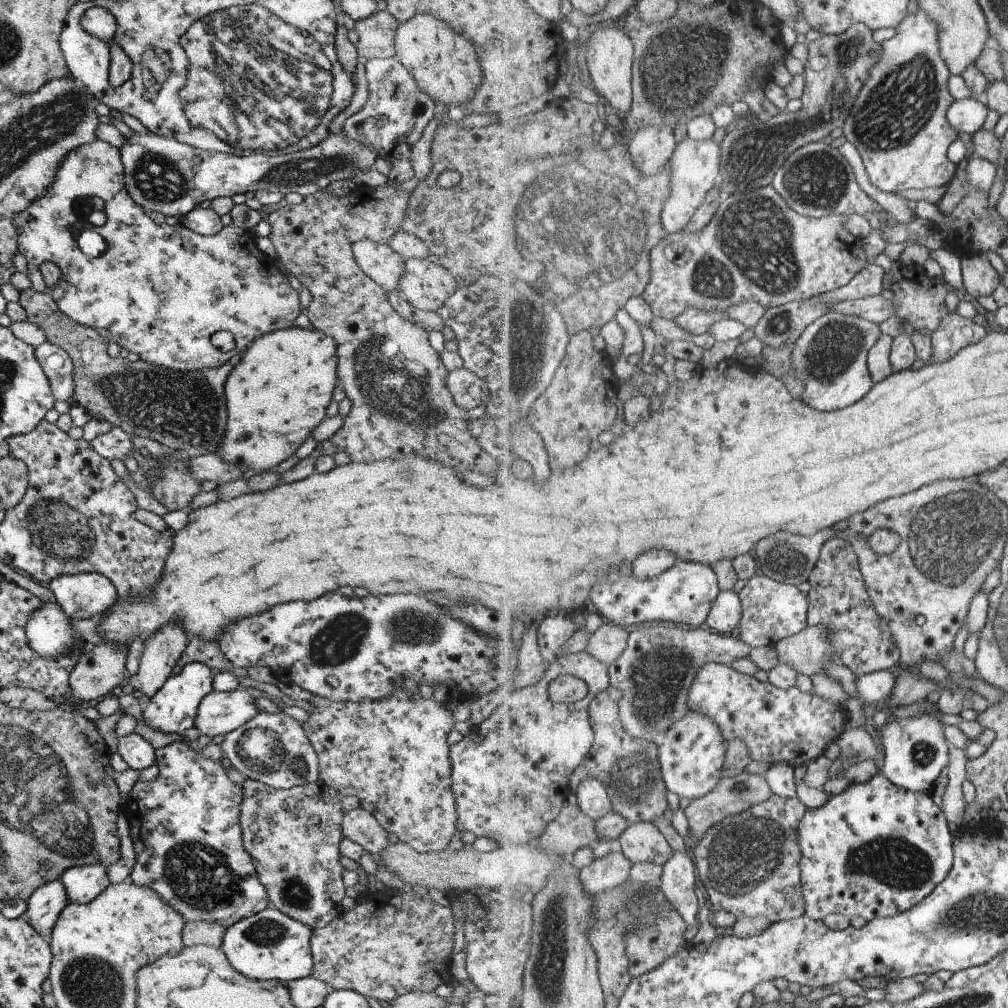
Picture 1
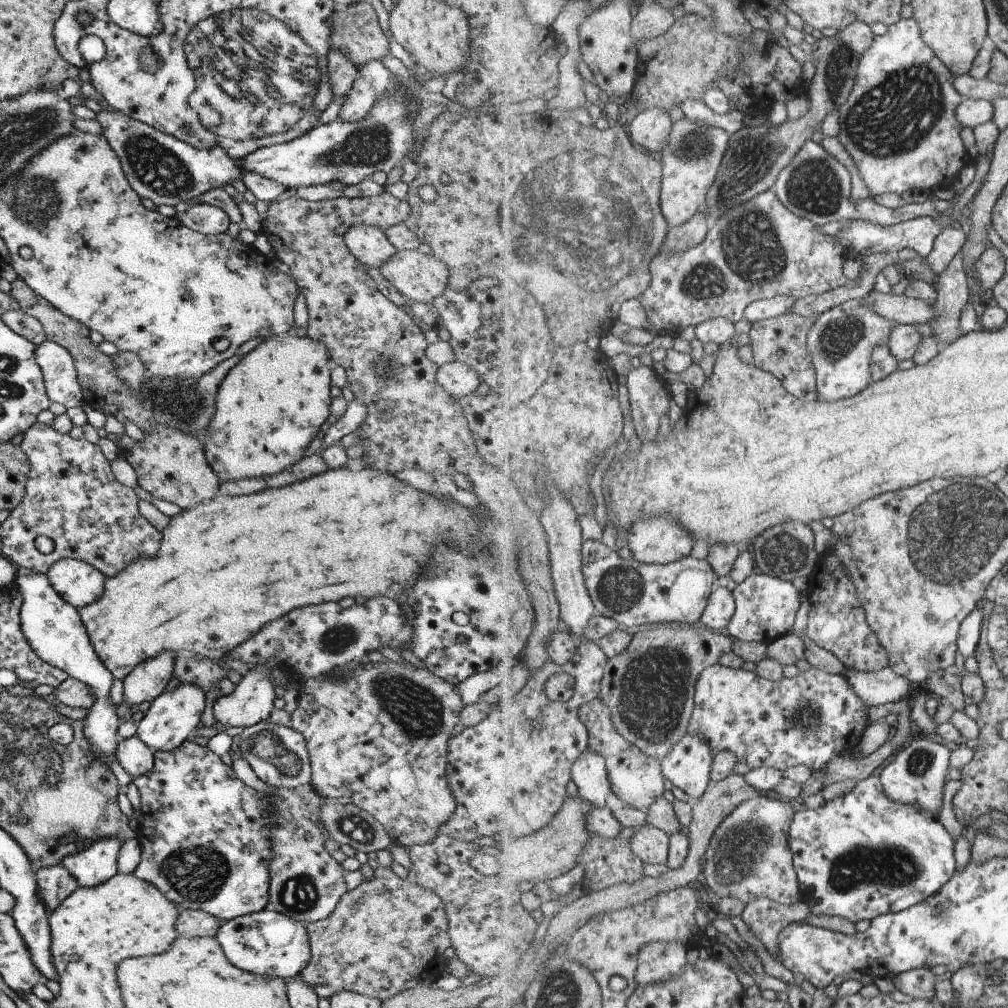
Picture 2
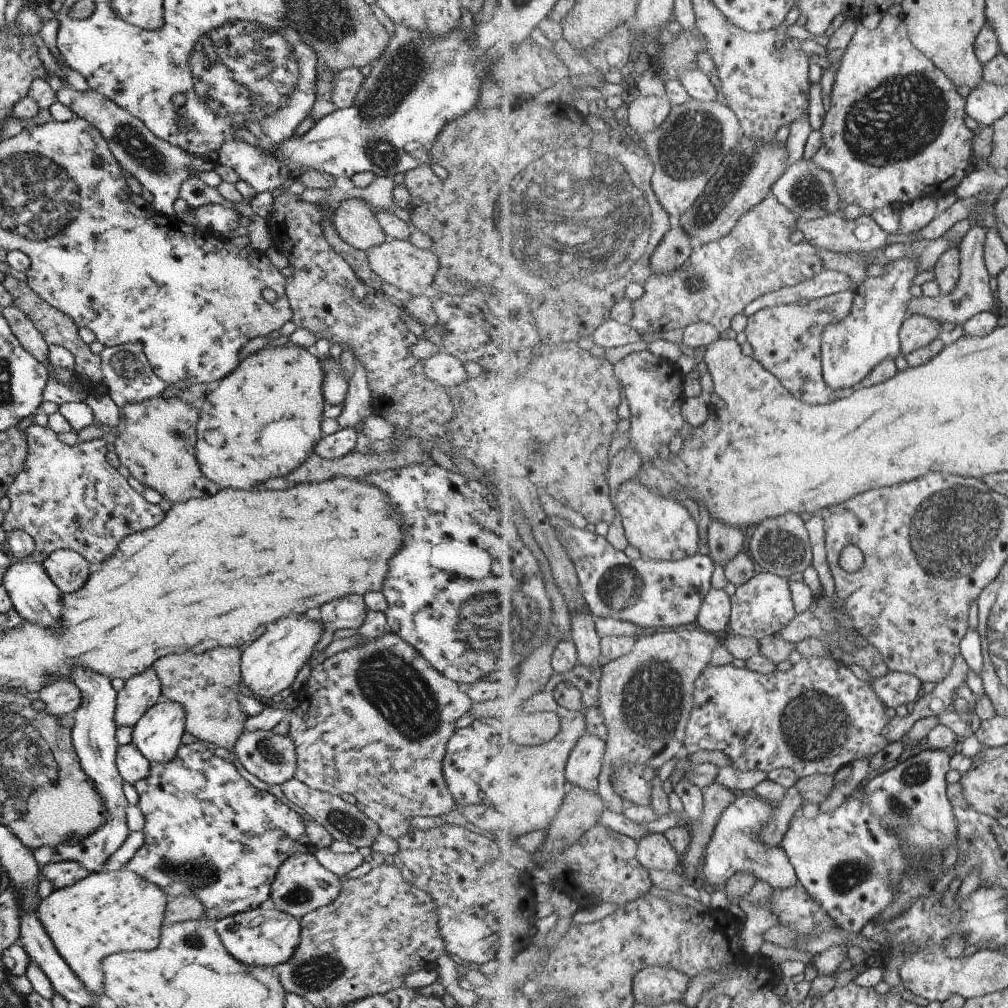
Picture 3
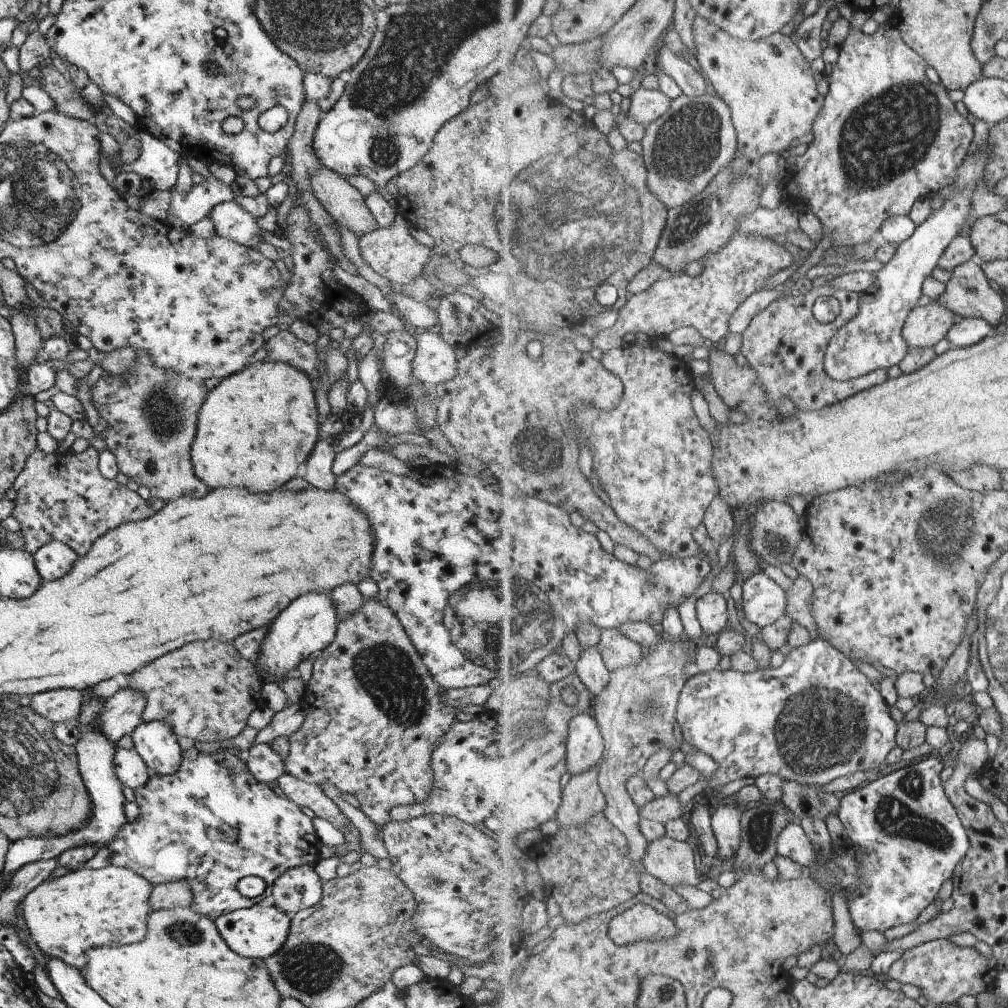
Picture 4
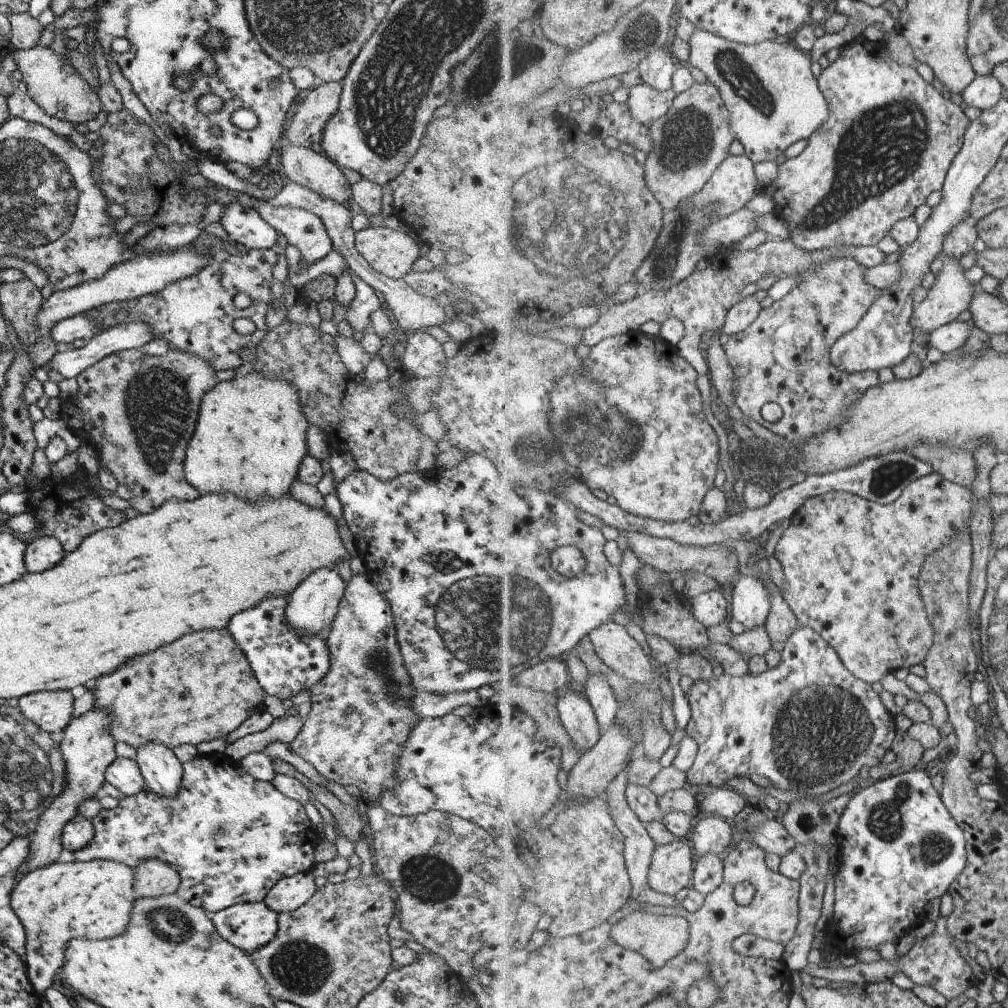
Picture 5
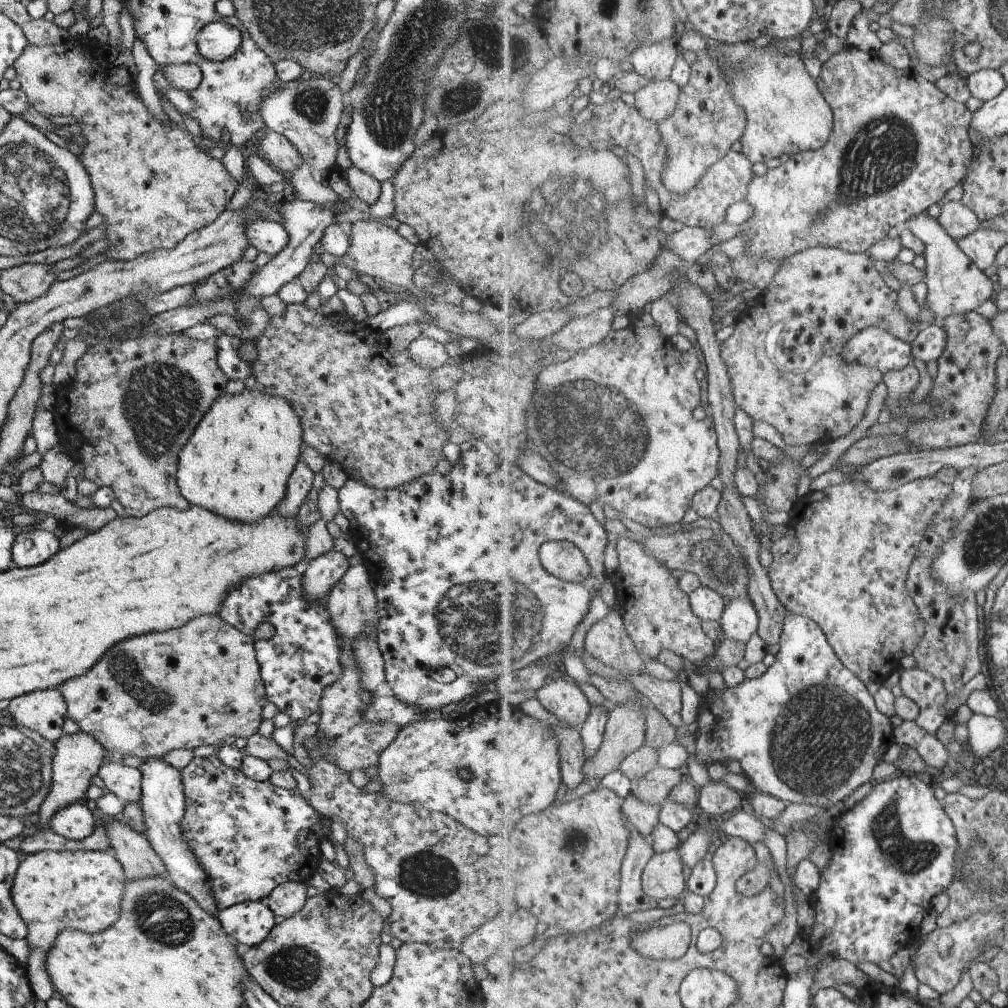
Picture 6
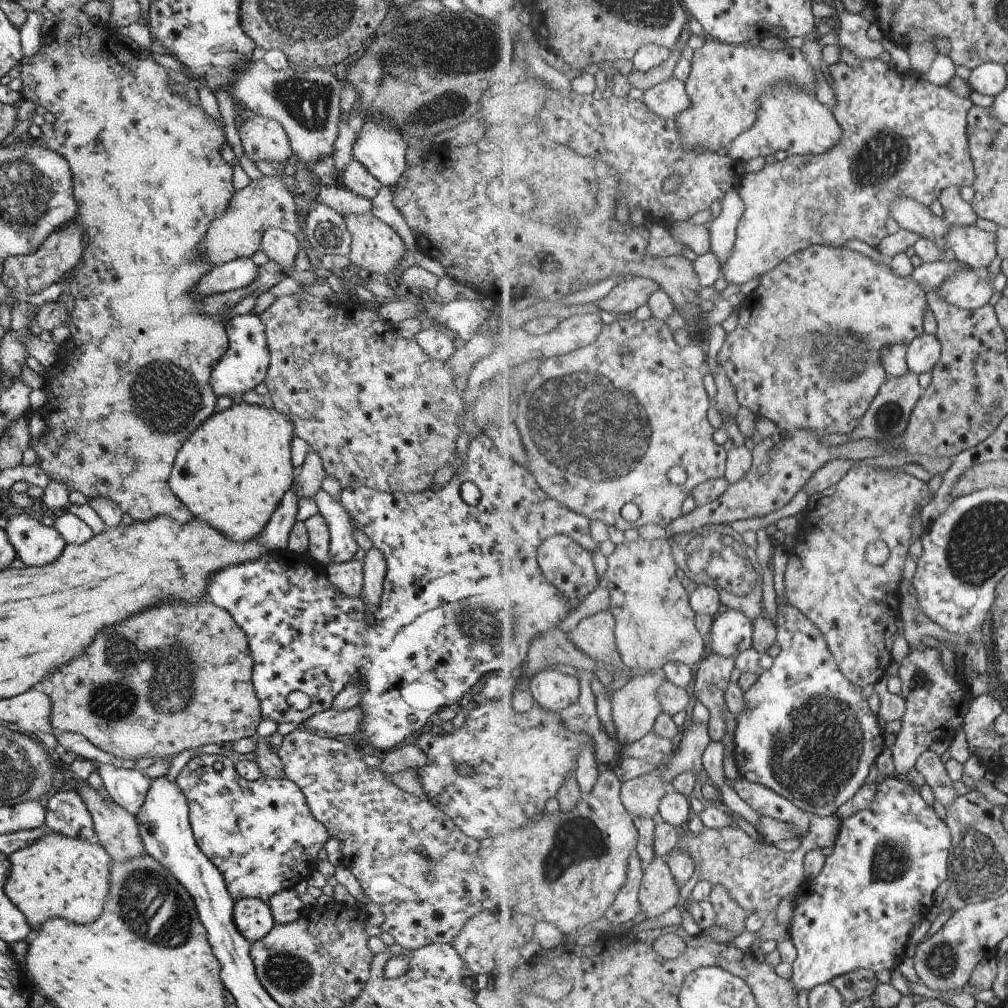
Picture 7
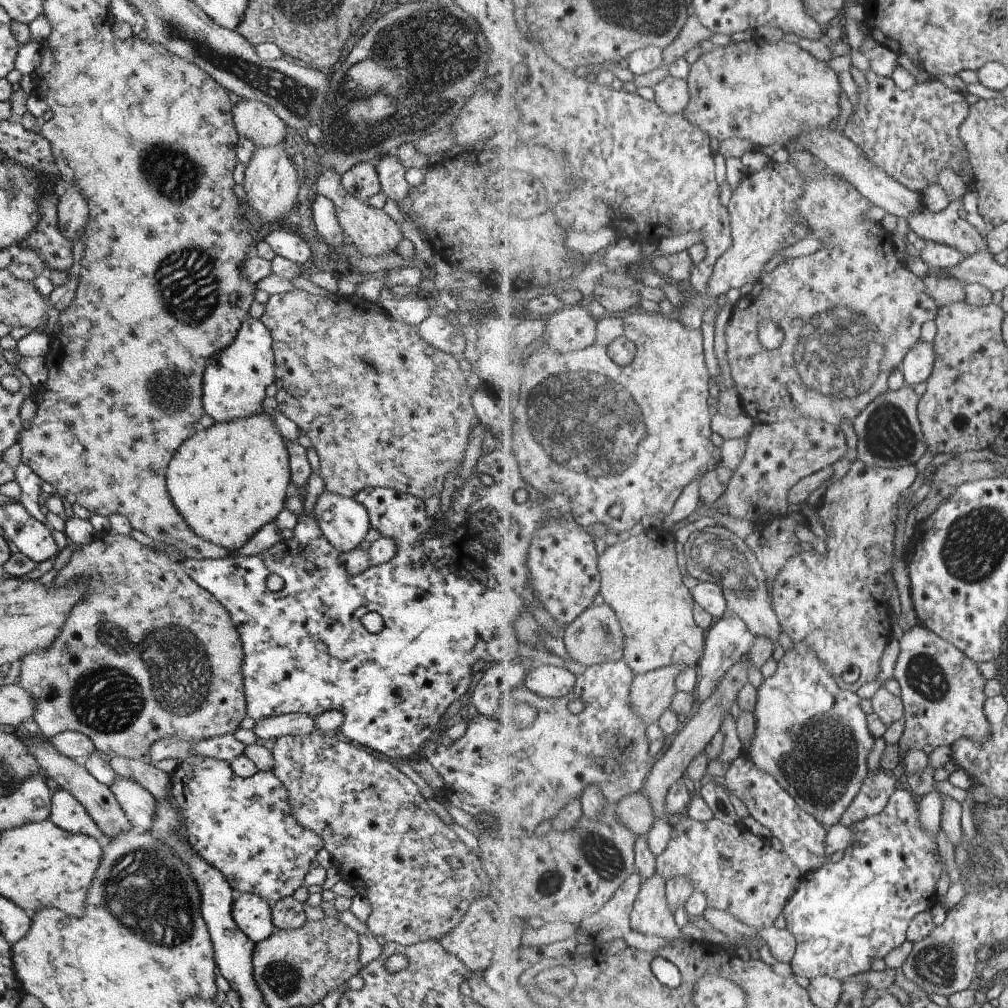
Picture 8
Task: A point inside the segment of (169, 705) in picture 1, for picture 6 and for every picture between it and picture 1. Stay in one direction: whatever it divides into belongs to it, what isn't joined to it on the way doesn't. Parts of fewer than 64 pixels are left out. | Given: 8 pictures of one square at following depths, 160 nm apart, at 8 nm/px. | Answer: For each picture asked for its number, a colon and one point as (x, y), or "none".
2: (171, 717)
3: (156, 734)
4: (154, 741)
5: (160, 771)
6: (161, 801)

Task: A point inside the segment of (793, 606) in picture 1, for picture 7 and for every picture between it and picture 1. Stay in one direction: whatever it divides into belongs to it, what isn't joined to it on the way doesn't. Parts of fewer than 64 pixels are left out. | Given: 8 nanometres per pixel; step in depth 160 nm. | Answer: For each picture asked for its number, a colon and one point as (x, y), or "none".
2: (766, 606)
3: (762, 607)
4: (764, 602)
5: (751, 601)
6: (741, 618)
7: (733, 631)

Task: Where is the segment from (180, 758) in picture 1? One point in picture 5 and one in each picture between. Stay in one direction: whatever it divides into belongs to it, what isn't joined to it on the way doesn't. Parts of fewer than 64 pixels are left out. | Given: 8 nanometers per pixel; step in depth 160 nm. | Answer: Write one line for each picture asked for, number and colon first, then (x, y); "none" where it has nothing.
2: (203, 837)
3: (208, 834)
4: (209, 823)
5: (231, 838)

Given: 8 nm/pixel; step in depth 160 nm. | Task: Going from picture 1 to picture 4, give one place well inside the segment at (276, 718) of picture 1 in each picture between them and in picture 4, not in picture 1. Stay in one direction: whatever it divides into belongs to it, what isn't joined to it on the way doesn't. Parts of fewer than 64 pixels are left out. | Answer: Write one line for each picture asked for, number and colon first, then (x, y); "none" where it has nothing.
2: (277, 754)
3: (271, 758)
4: (263, 763)

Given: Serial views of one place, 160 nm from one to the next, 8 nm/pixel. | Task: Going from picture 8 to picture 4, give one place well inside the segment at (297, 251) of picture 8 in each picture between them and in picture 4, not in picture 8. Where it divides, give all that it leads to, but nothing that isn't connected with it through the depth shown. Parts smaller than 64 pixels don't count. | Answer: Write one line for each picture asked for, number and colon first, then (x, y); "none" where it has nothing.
4: (230, 221)
5: (242, 225)
6: (264, 235)
7: (281, 246)

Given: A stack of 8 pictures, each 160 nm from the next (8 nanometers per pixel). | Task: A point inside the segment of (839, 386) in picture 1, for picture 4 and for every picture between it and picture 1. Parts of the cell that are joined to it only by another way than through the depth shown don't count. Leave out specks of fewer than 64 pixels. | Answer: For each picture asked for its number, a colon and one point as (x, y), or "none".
2: (841, 343)
3: (851, 348)
4: (873, 340)

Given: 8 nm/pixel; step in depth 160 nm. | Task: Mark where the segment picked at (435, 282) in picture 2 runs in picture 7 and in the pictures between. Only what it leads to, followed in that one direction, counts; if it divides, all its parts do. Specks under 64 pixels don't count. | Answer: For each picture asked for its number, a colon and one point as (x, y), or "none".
3: (397, 262)
4: (392, 253)
5: (390, 253)
6: (375, 249)
7: (375, 248)

